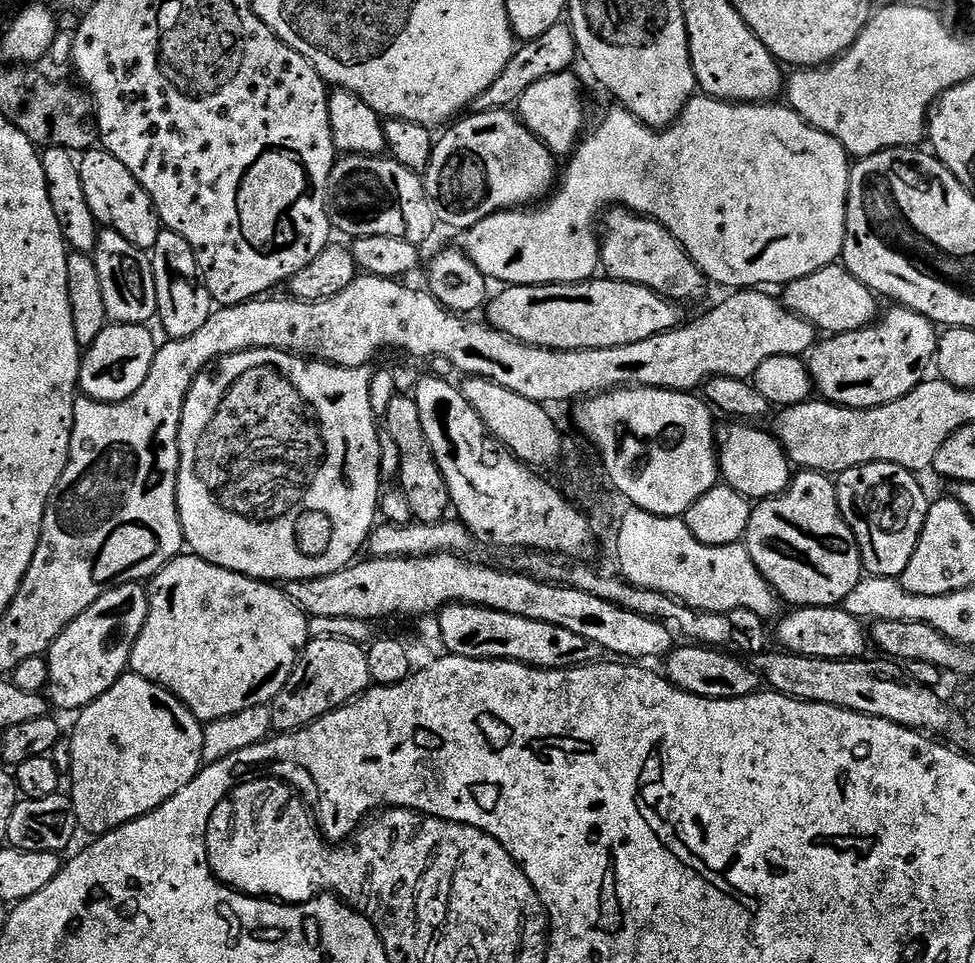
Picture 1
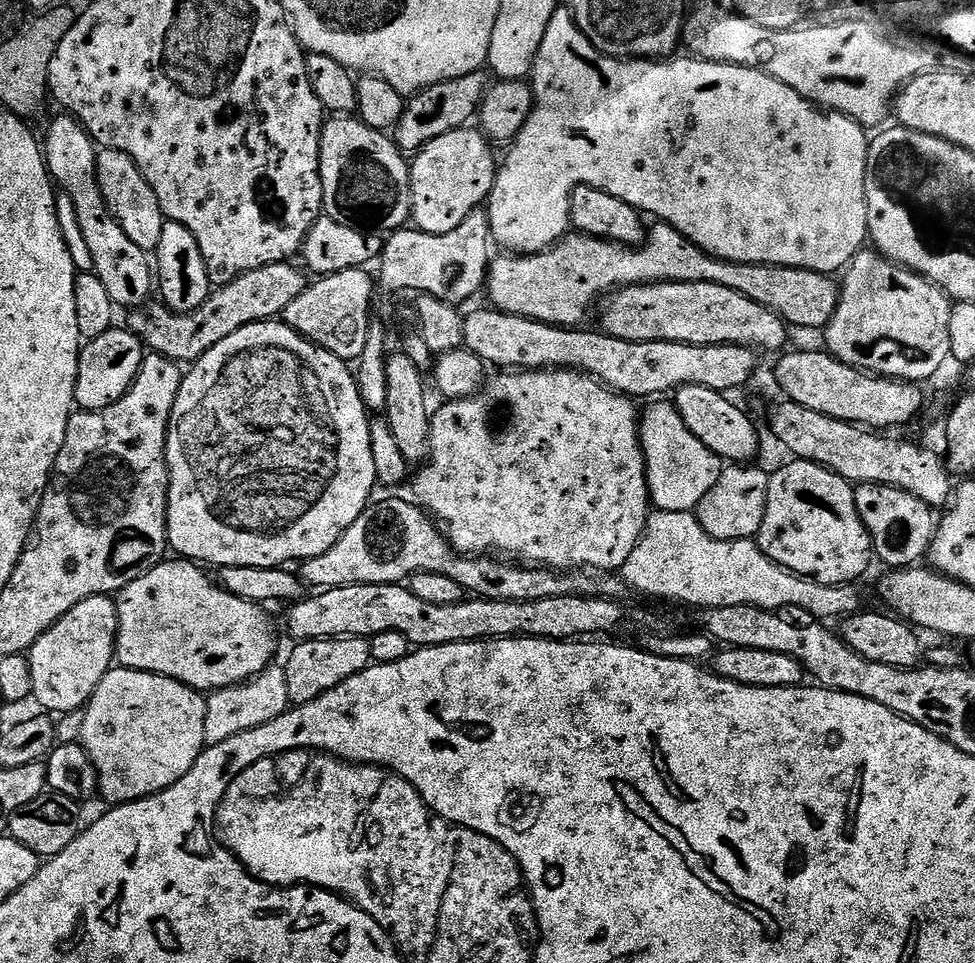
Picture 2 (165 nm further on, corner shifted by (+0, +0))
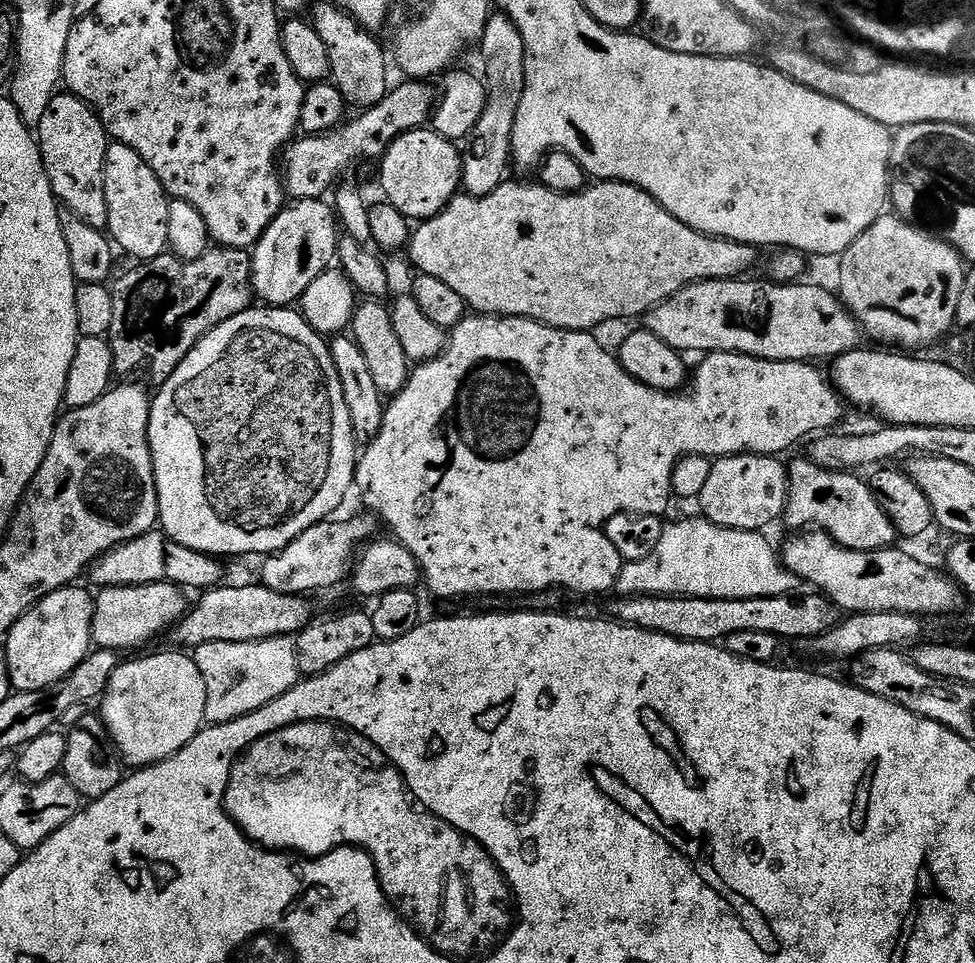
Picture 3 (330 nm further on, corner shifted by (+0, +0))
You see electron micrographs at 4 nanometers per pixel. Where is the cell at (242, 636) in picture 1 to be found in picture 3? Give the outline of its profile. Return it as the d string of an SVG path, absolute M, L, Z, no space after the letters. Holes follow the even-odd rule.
M143 584L121 588L101 588L95 593L92 643L97 649L140 648L155 636L169 631L186 611L185 593L174 584Z

